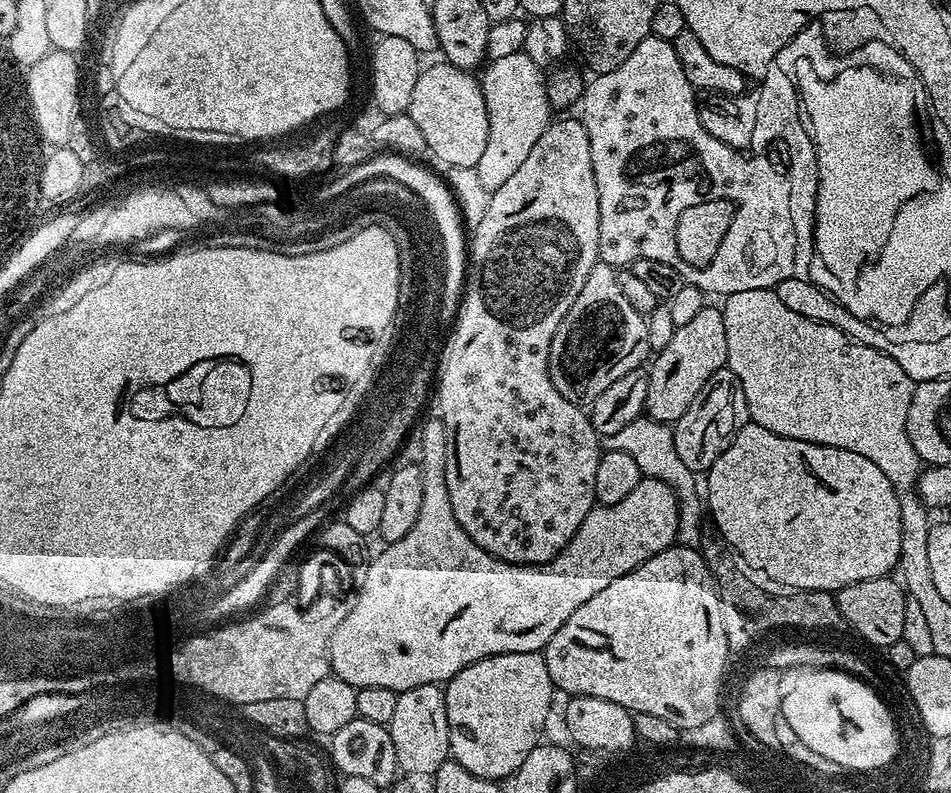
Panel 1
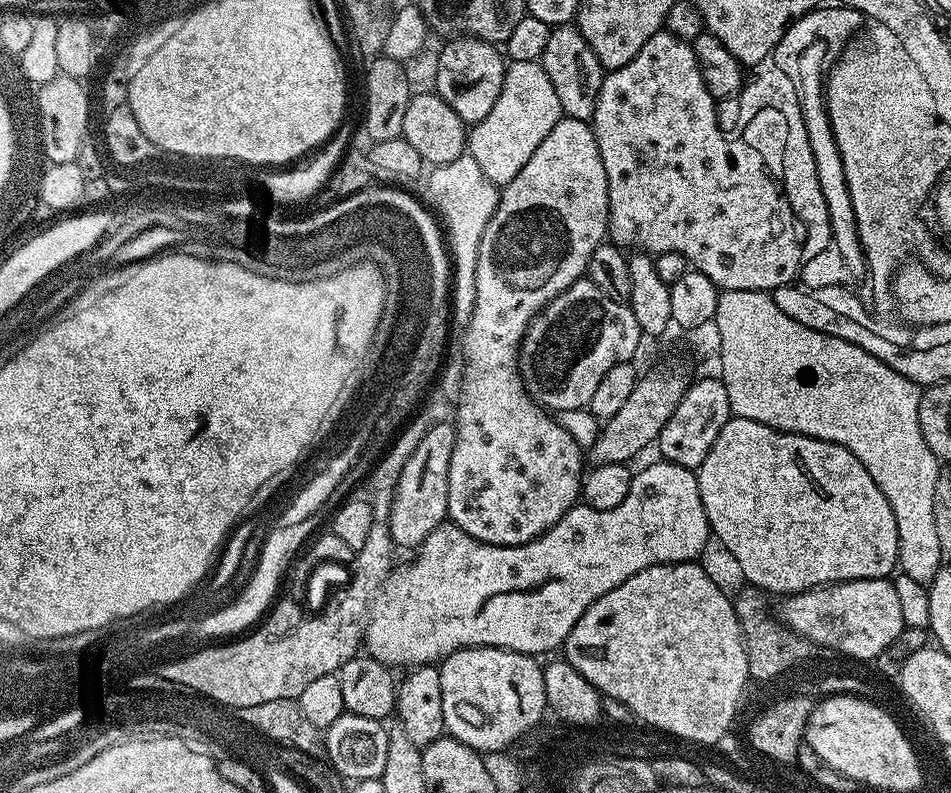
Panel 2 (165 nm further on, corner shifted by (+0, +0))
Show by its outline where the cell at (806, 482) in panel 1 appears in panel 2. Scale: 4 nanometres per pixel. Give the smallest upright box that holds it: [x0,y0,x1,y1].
[696,416,900,594]

